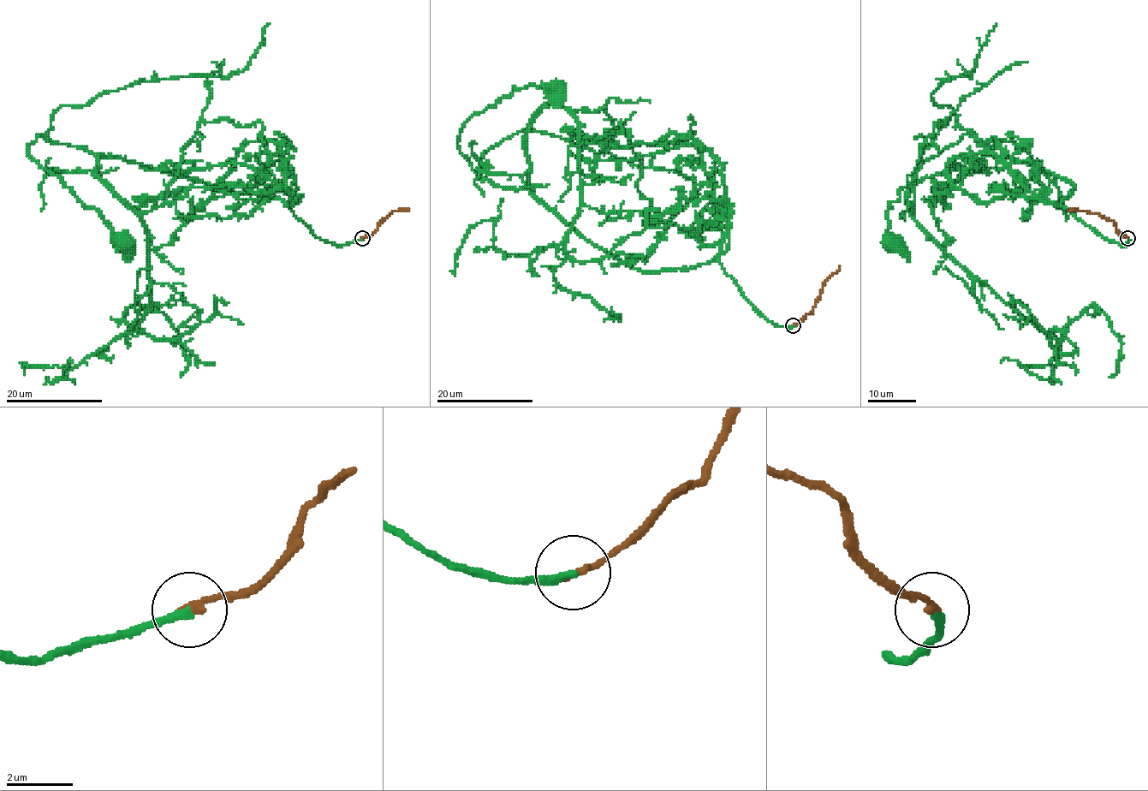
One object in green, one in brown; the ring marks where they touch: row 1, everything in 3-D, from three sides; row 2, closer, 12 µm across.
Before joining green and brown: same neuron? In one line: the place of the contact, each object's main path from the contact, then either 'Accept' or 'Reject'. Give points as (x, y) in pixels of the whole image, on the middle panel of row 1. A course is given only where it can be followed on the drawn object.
Place: (793, 325). Course of green: (793, 325), (716, 259), (637, 270), (472, 168), (458, 137), (474, 114), (555, 87). Course of brown: (793, 325), (812, 311), (822, 284), (840, 266). Accept

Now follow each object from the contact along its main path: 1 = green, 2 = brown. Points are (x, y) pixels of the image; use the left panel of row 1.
1: (362, 238), (324, 241), (279, 199), (39, 134), (27, 152), (124, 244)
2: (362, 238), (370, 236), (391, 211), (406, 209), (409, 211)

